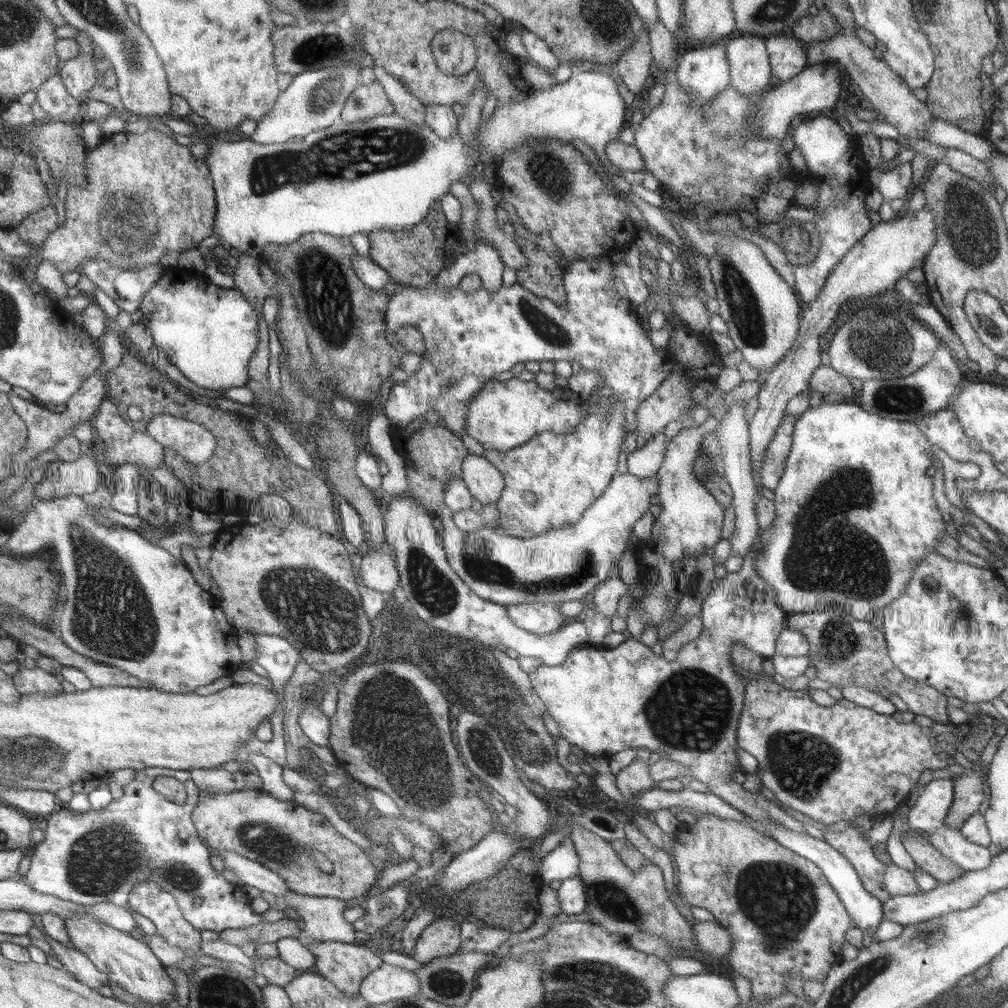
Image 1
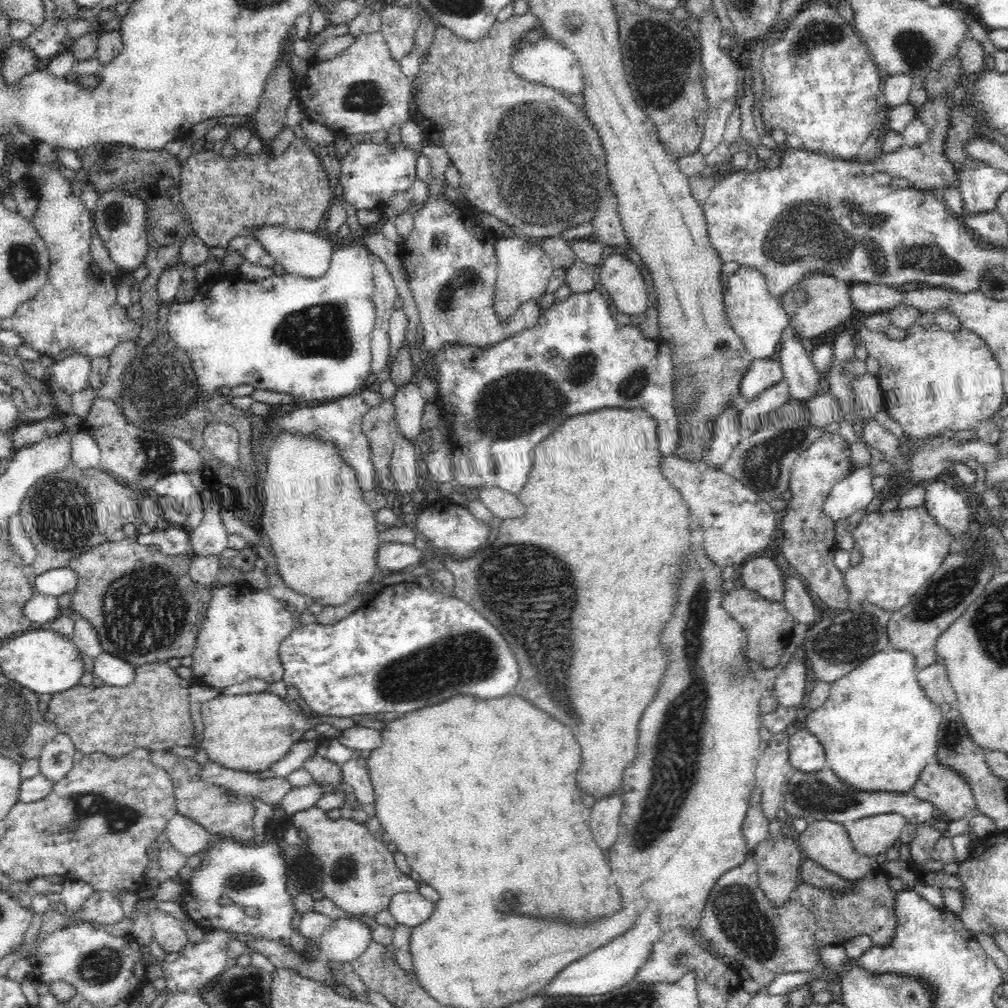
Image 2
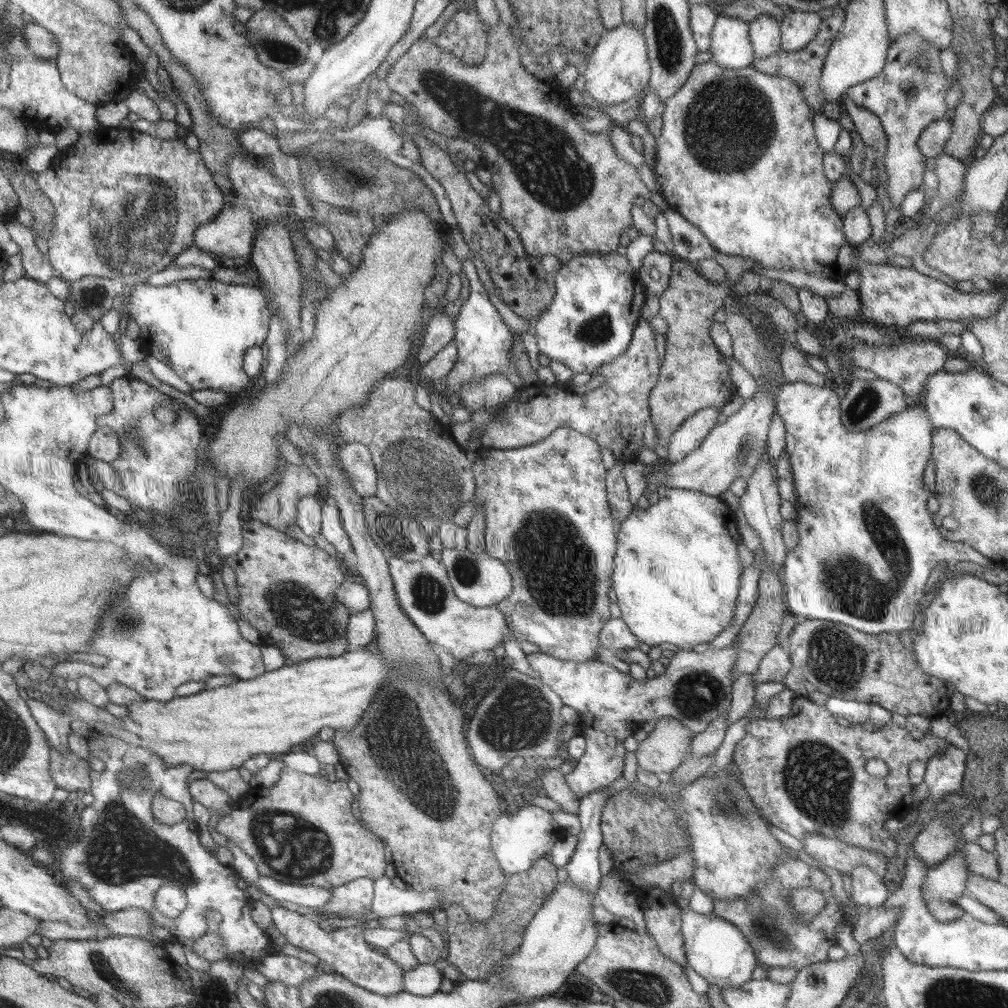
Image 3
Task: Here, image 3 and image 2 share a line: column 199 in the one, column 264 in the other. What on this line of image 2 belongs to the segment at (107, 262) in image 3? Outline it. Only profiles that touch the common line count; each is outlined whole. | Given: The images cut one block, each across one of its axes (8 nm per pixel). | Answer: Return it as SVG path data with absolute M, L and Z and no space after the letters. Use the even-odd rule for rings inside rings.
M301 135L294 138L282 152L273 153L273 156L259 151L253 155L230 159L214 150L200 150L188 156L181 165L179 195L182 206L187 212L193 232L209 247L227 248L232 238L252 236L253 231L262 226L278 225L288 230L316 233L326 218L330 202L334 200L333 191L321 160Z

